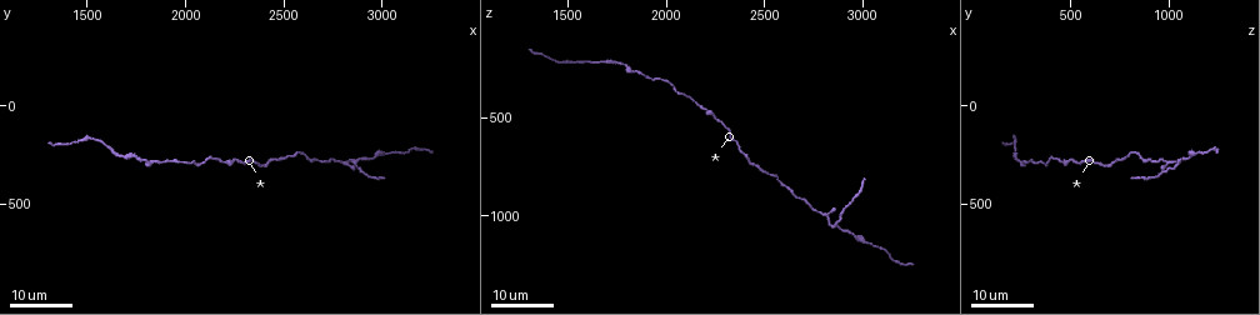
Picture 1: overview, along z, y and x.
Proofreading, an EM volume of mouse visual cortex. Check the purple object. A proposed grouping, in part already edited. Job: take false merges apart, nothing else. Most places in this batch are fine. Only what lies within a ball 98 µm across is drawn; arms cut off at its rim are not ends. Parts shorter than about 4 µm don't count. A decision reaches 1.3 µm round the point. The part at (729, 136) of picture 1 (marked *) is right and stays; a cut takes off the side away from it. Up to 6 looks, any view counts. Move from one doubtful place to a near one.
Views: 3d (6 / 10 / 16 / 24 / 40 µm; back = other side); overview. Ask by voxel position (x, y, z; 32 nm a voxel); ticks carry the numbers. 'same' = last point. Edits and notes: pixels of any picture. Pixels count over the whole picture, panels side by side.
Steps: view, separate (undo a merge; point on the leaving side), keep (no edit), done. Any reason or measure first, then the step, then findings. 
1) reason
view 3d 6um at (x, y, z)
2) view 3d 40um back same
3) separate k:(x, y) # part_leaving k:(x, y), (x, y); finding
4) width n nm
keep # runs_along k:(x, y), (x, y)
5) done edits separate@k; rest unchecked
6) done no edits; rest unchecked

calibre changes
view 3d 16um at (2480, 280, 760)

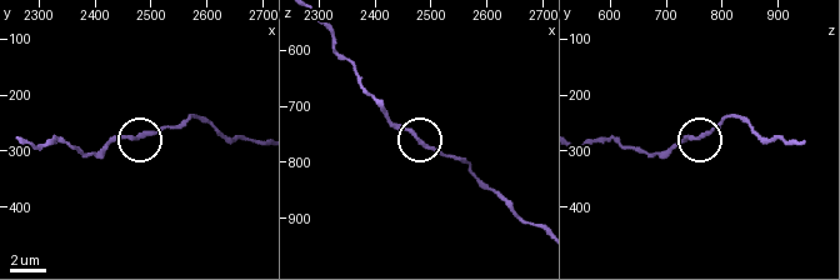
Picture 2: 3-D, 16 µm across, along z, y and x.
view 3d 10um at (2480, 275, 765)

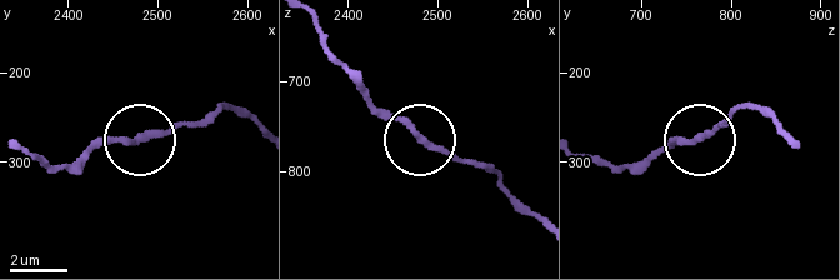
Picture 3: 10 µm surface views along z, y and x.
width 210 nm
keep # runs_along 3:(21, 148), (50, 165), (71, 168), (108, 144), (213, 113); all the same neuron

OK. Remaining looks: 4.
two arms in line, one across
view 3d 24um at (2200, 290, 450)

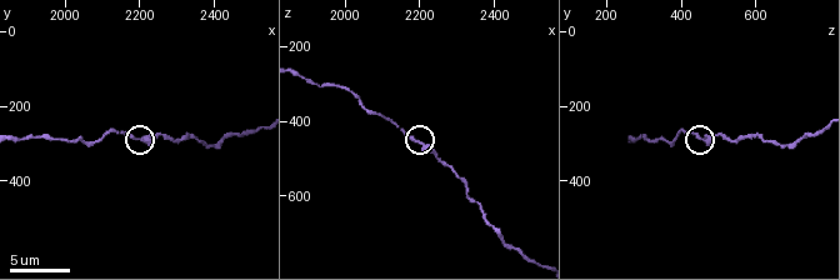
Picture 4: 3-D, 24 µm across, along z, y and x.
view 3d 6um at (2190, 290, 450)

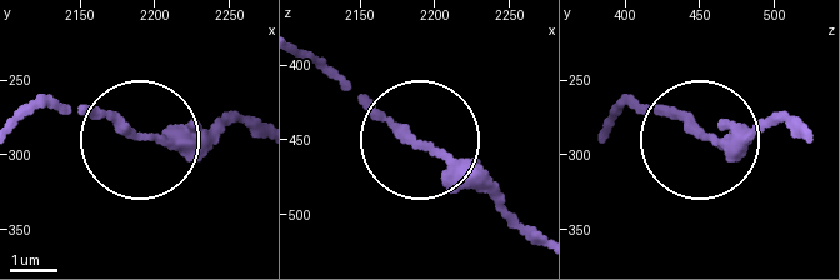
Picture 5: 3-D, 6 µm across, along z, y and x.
keep # runs_along 5:(795, 135), (748, 128), (704, 139), (631, 95); continuous, no second neuron

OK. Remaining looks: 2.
a fork
view 3d 24um at (2870, 280, 1040)

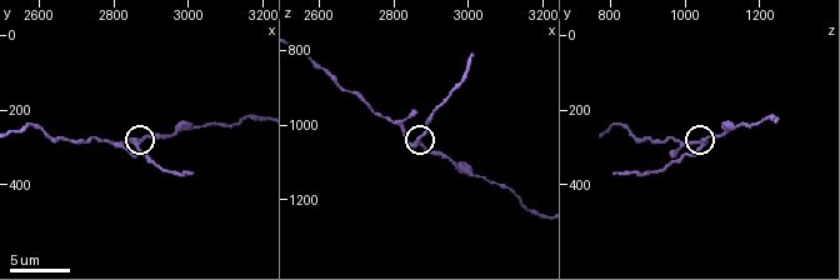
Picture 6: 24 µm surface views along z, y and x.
view 3d 10um at (2860, 290, 1050)

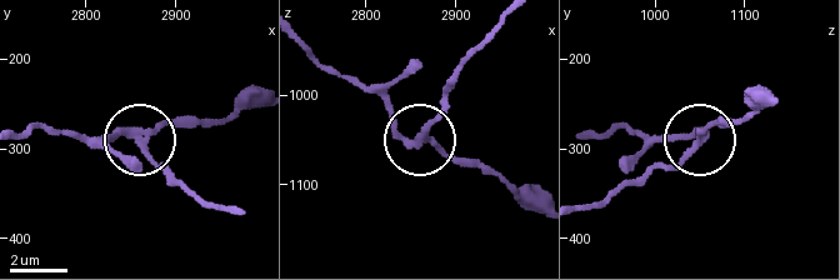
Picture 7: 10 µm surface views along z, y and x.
arms 3
separate 7:(443, 116) # part_leaving 7:(419, 138), (463, 60), (496, 25); a second neuron is stuck on

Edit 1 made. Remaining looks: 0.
done edits separate@7; rest unchecked

